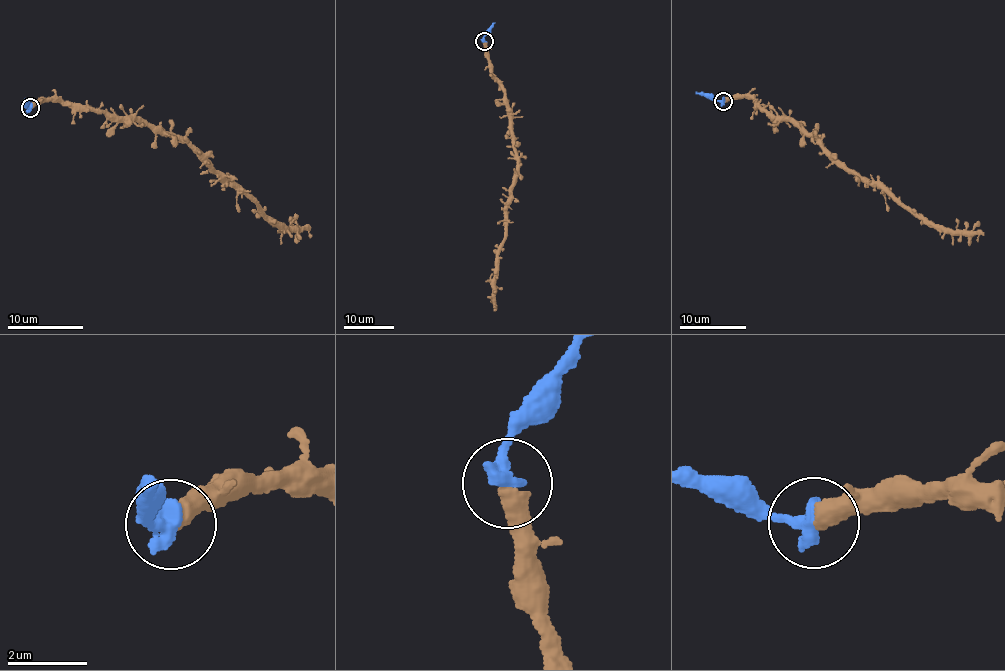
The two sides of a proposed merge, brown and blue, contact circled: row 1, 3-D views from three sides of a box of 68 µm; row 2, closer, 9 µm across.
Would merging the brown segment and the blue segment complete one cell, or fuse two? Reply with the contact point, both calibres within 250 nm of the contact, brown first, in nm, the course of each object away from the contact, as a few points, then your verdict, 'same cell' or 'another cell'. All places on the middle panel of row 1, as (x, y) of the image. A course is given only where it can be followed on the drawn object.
(484, 41) | 460/480 nm | brown via (484, 42), (488, 67), (503, 92), (518, 166), (506, 210), (505, 237), (498, 254), (494, 307) | blue via (484, 41), (485, 32), (495, 22) | same cell

